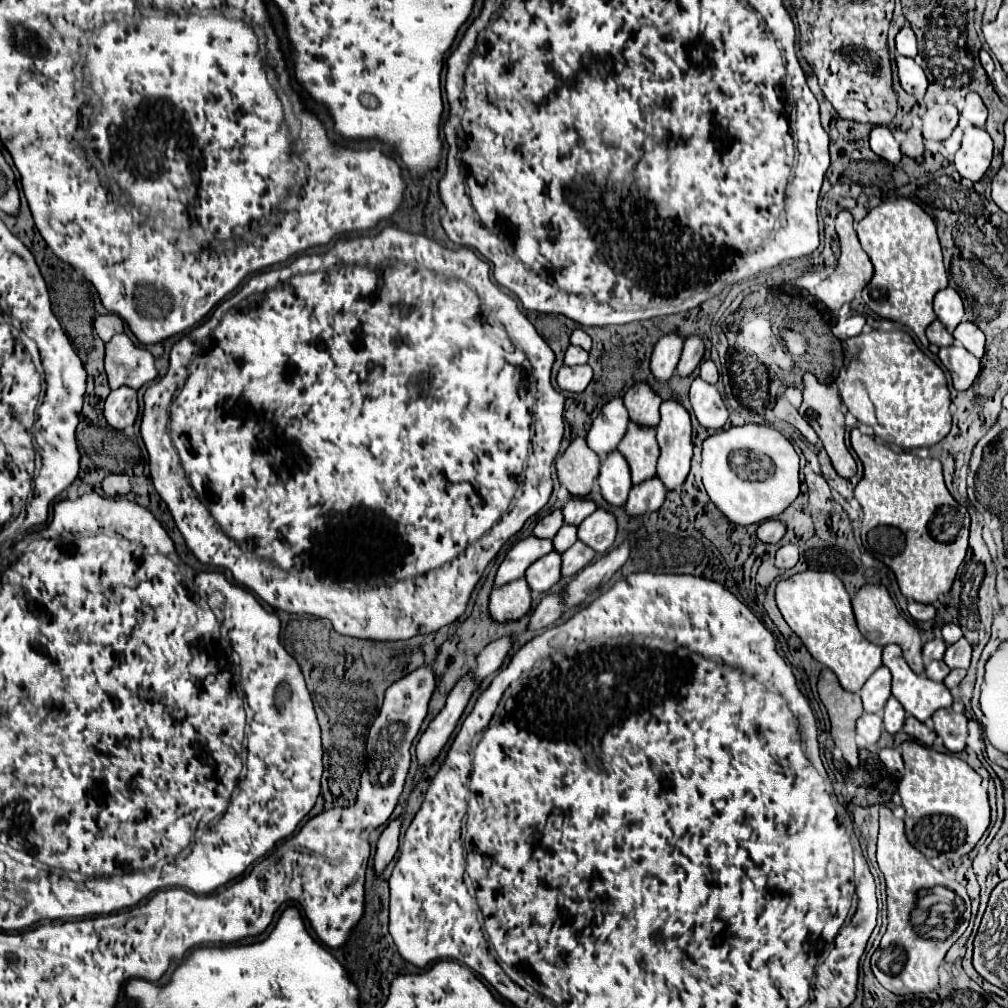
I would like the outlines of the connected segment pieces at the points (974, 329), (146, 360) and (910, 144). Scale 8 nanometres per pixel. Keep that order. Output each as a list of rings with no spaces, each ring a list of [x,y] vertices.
[[[962,321],[962,323],[956,327],[954,337],[956,337],[956,341],[960,341],[974,357],[982,359],[986,339],[984,339],[984,333],[980,331],[980,327],[978,327],[976,323],[972,323],[972,321]]]
[[[126,333],[114,335],[112,341],[106,343],[104,363],[106,363],[108,383],[112,389],[122,385],[140,389],[142,385],[158,377],[158,369],[152,353],[130,341]]]
[[[916,127],[908,129],[906,141],[902,143],[902,153],[912,159],[918,159],[918,157],[922,157],[922,151],[924,151],[924,139],[922,139],[920,129],[916,129]]]

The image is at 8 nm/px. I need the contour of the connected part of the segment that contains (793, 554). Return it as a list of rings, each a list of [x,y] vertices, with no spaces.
[[[784,545],[776,553],[776,567],[778,569],[792,569],[798,563],[798,547],[796,545]]]

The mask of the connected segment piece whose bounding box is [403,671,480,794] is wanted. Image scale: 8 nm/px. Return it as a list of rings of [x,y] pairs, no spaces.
[[[468,671],[468,673],[454,685],[454,689],[452,689],[450,695],[448,695],[448,701],[446,701],[444,709],[432,719],[432,723],[430,723],[430,721],[426,723],[426,719],[422,723],[420,732],[411,747],[412,762],[405,781],[404,793],[410,794],[415,787],[414,777],[417,774],[416,757],[418,757],[418,765],[420,765],[420,767],[430,767],[432,761],[434,761],[434,759],[438,757],[438,753],[442,751],[442,747],[446,745],[446,741],[450,739],[450,735],[452,735],[452,731],[456,729],[456,723],[458,723],[458,719],[462,717],[462,713],[464,713],[470,697],[474,695],[476,689],[480,689],[480,683],[476,683],[476,681],[478,681],[478,679],[472,675],[472,671]]]

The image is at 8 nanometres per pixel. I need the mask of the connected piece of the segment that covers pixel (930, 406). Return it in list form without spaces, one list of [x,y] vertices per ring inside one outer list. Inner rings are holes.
[[[875,329],[844,341],[844,367],[840,369],[836,385],[842,389],[842,401],[846,403],[848,411],[860,423],[872,427],[874,433],[886,443],[892,439],[892,443],[902,449],[932,447],[950,431],[950,391],[946,375],[926,353],[918,349],[914,339],[902,329]]]

